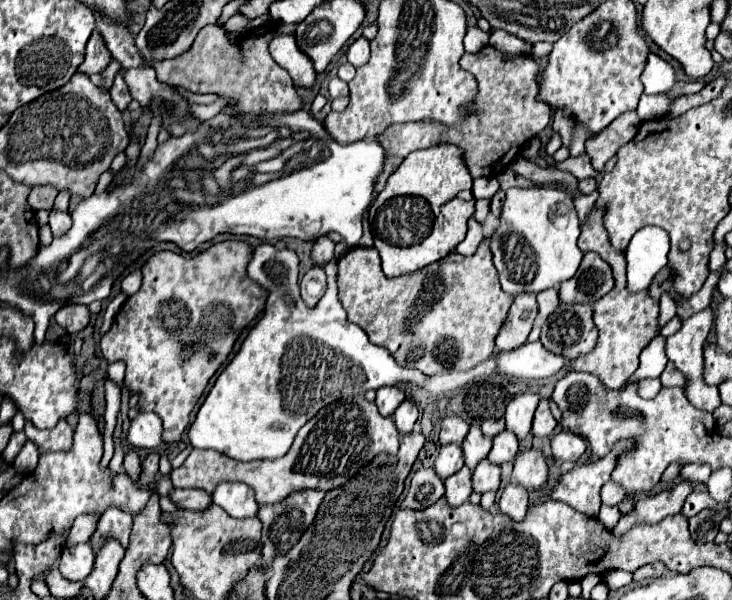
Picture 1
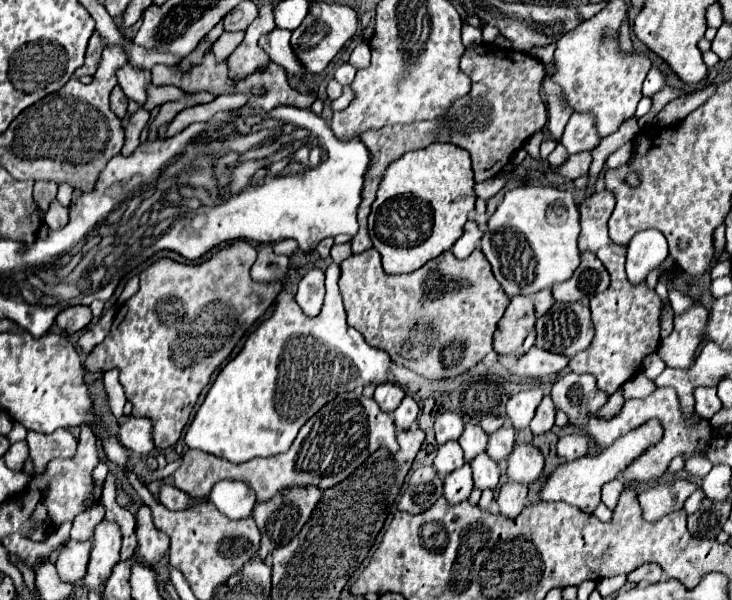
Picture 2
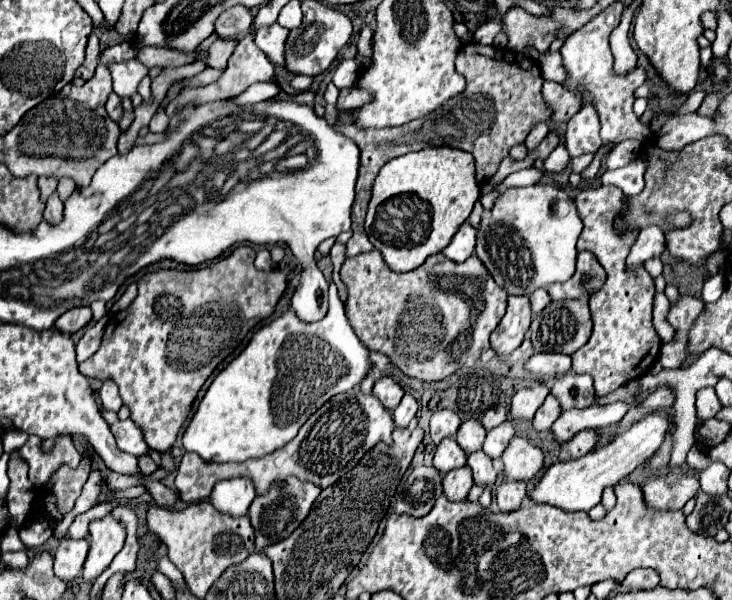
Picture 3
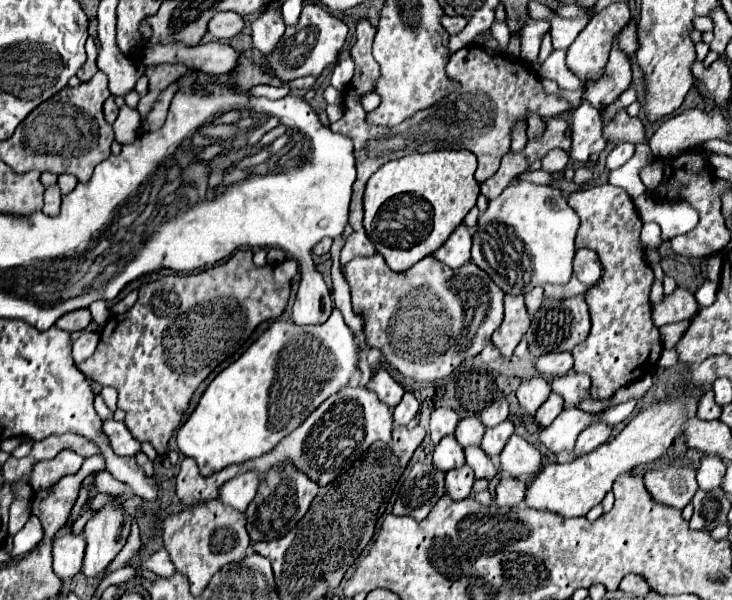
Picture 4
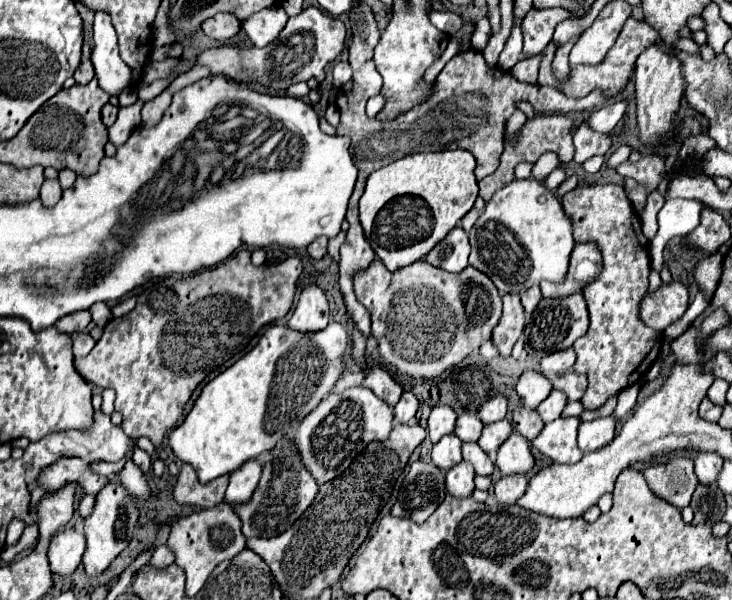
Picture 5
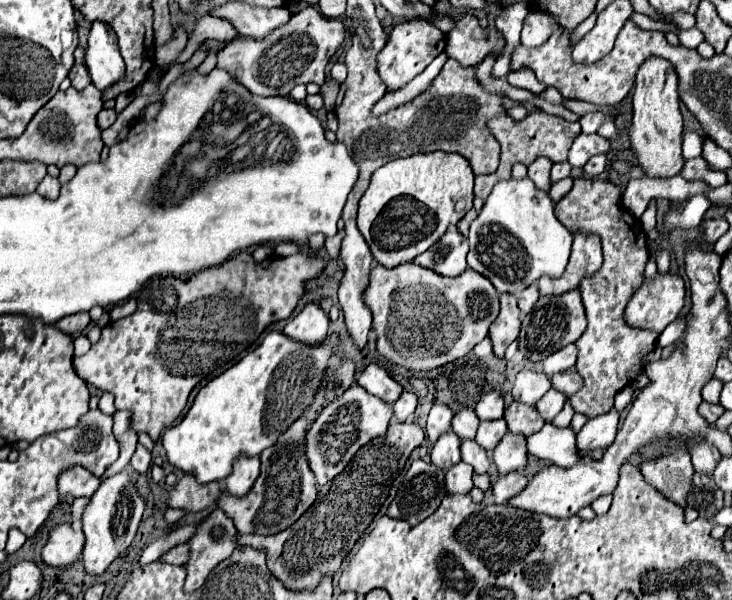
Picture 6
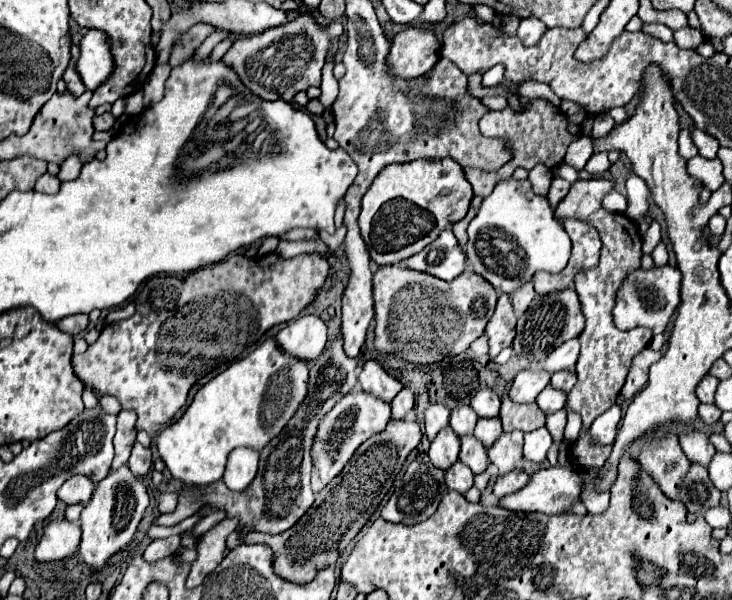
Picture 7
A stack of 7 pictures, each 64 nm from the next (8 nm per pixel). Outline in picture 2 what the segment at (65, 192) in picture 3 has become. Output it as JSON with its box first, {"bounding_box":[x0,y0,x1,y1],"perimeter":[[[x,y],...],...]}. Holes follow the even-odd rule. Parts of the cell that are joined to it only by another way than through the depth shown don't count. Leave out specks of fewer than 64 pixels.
{"bounding_box":[56,184,74,206],"perimeter":[[[60,184],[58,186],[58,196],[56,196],[56,200],[62,204],[62,206],[70,206],[70,202],[72,202],[72,194],[74,194],[74,188],[72,186],[68,186],[68,184]]]}

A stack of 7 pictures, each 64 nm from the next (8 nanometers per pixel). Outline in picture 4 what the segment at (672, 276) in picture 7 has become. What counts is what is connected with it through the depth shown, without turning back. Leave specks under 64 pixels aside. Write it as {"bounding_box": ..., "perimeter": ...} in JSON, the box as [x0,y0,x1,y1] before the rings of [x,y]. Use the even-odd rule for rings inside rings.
{"bounding_box":[652,288,698,324],"perimeter":[[[676,288],[672,296],[664,296],[664,302],[660,306],[652,308],[654,324],[658,322],[684,322],[698,314],[698,302],[692,292]]]}

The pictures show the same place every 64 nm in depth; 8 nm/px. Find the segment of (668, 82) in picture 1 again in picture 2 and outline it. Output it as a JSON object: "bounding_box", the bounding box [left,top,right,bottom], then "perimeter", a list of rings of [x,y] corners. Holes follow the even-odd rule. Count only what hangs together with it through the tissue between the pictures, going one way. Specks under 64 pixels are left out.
{"bounding_box":[642,66,666,96],"perimeter":[[[652,66],[646,80],[644,80],[644,88],[642,88],[642,94],[644,96],[654,96],[656,92],[660,92],[662,88],[666,86],[666,74],[658,68],[658,66]]]}

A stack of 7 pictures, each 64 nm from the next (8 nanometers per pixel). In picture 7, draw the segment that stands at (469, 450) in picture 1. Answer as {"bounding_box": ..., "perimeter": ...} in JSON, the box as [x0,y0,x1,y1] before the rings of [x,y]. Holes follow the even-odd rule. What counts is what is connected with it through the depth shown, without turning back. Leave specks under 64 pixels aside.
{"bounding_box":[450,406,478,436],"perimeter":[[[462,406],[462,408],[454,408],[452,416],[450,416],[450,426],[458,436],[466,436],[466,434],[474,434],[478,416],[476,412],[472,412],[470,406]]]}

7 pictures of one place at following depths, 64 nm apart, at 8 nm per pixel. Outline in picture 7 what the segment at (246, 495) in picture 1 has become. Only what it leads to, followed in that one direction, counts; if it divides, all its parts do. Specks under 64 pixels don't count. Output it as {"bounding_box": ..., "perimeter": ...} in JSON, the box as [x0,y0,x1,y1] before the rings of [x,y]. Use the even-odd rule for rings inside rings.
{"bounding_box":[222,448,258,492],"perimeter":[[[238,448],[228,458],[228,466],[222,480],[230,490],[242,492],[254,480],[256,470],[258,470],[258,452],[252,452],[250,448]]]}

